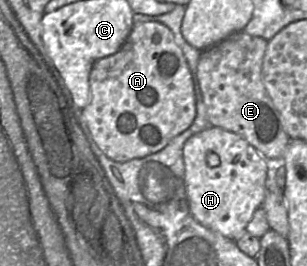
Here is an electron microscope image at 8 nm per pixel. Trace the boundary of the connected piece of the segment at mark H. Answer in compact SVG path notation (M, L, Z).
M208 127L191 136L183 147L189 209L203 226L237 240L265 197L267 159L236 133Z

